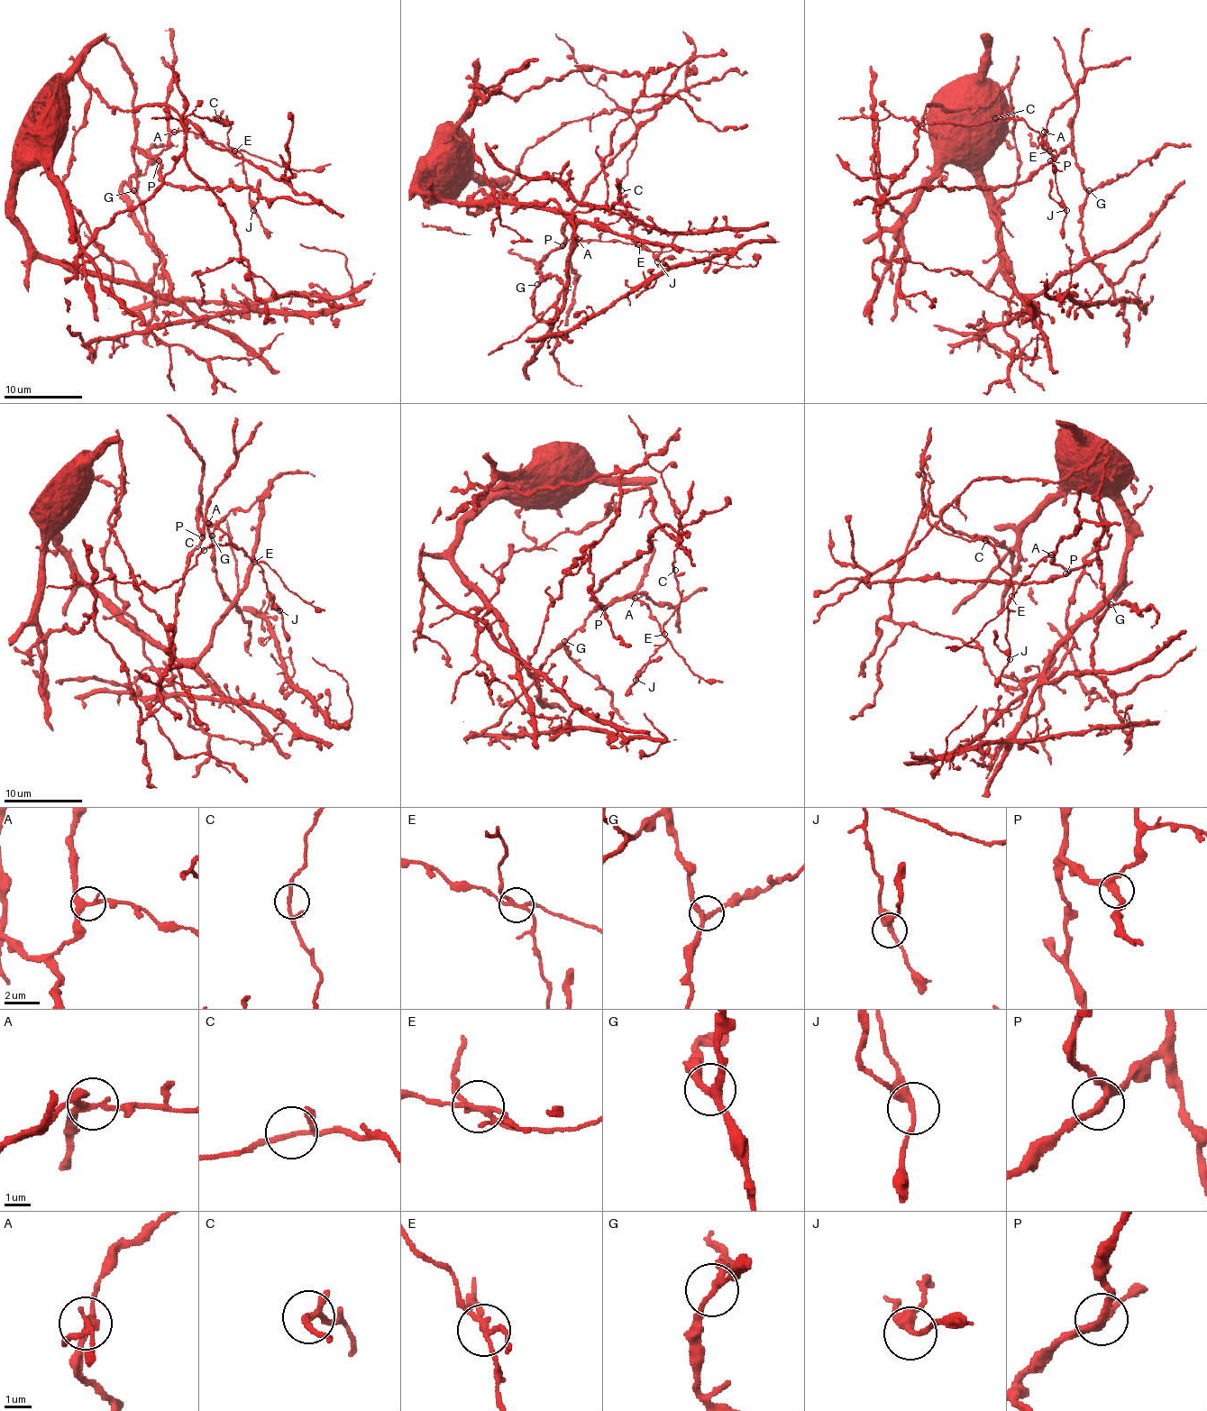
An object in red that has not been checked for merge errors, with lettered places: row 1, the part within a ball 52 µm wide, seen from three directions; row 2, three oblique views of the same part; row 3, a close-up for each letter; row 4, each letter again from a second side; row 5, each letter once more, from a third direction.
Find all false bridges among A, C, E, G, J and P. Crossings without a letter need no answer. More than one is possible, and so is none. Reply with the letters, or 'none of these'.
A, E

